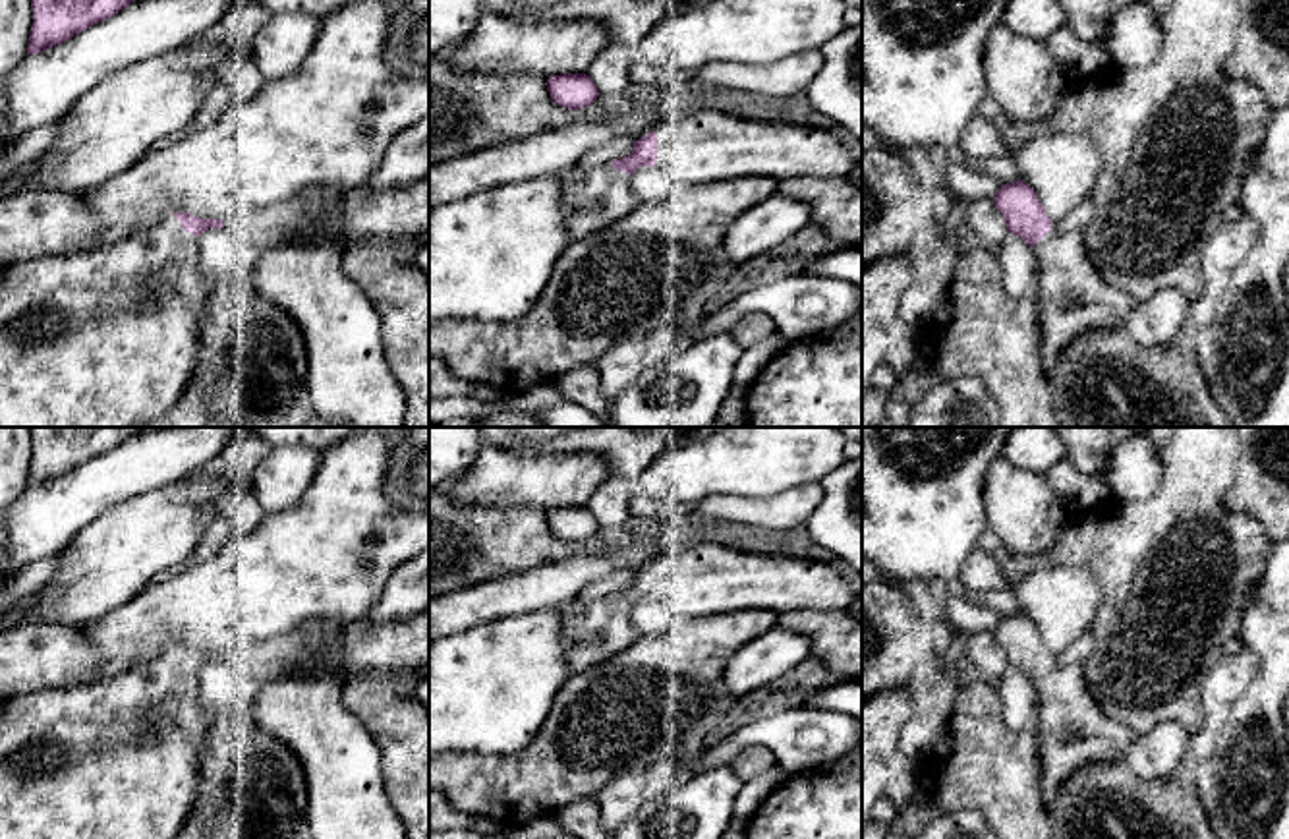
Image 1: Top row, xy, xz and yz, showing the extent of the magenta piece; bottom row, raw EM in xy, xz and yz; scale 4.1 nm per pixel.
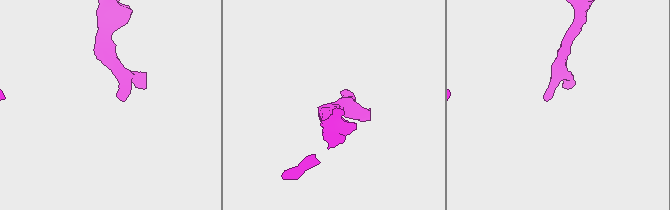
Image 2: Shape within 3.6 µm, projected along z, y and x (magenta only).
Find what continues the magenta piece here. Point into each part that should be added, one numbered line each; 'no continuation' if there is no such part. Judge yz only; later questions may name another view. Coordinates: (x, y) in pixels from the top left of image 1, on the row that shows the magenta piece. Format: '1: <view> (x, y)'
1: yz (1073, 298)

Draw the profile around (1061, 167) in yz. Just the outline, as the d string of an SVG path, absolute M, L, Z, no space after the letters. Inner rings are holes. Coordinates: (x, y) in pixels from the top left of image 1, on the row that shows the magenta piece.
M1061 130L1040 133L1011 155L1018 180L1036 191L1053 222L1090 197L1102 170L1102 155L1084 133Z

